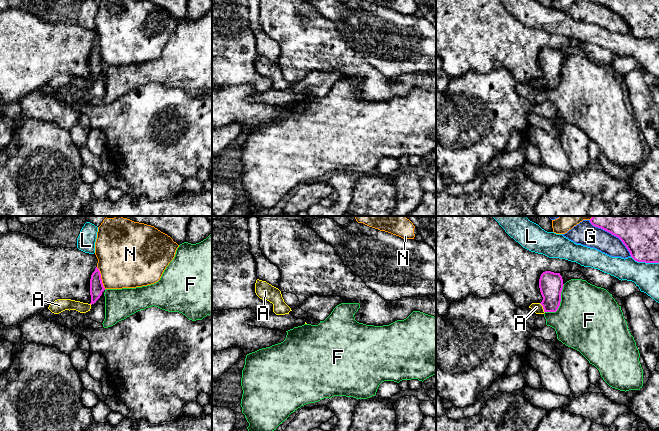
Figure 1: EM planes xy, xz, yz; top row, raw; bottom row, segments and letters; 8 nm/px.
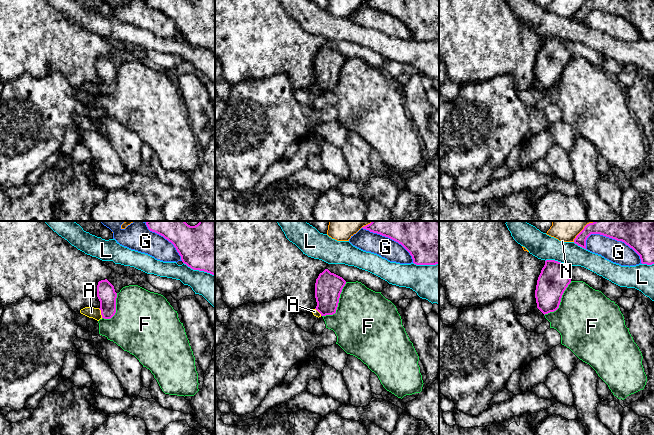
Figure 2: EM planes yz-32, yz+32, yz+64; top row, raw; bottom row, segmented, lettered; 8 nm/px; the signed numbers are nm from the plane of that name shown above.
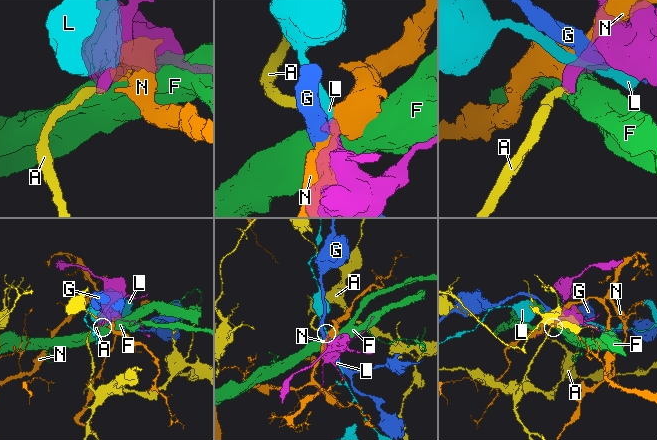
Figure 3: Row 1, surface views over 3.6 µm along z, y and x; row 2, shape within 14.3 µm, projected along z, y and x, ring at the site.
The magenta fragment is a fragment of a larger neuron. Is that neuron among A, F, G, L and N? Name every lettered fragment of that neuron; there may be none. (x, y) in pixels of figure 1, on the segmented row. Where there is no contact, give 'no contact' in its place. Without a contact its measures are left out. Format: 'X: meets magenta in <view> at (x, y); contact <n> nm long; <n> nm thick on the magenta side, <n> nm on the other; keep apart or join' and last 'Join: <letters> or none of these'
A: meets magenta in yz at (543, 308); contact 90 nm long; 190 nm thick on the magenta side, 80 nm on the other; join
F: meets magenta in yz at (559, 303); contact 280 nm long; 190 nm thick on the magenta side, 480 nm on the other; keep apart
G: meets magenta in yz at (612, 234); contact 460 nm long; 420 nm thick on the magenta side, 190 nm on the other; keep apart
L: meets magenta in yz at (645, 262); contact 240 nm long; 320 nm thick on the magenta side, 200 nm on the other; keep apart
N: meets magenta in xy at (100, 278); contact 190 nm long; 110 nm thick on the magenta side, 440 nm on the other; keep apart
Join: A

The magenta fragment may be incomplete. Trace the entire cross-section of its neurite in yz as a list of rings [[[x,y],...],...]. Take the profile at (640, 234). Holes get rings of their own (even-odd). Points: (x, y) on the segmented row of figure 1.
[[[593,216],[590,223],[618,237],[635,261],[659,263],[659,216]]]

